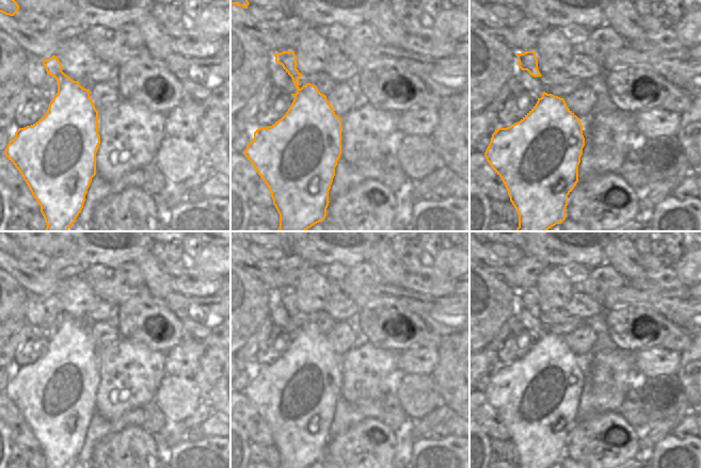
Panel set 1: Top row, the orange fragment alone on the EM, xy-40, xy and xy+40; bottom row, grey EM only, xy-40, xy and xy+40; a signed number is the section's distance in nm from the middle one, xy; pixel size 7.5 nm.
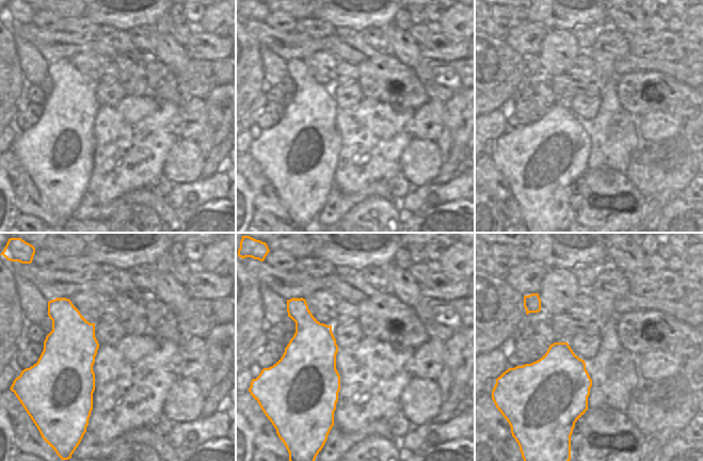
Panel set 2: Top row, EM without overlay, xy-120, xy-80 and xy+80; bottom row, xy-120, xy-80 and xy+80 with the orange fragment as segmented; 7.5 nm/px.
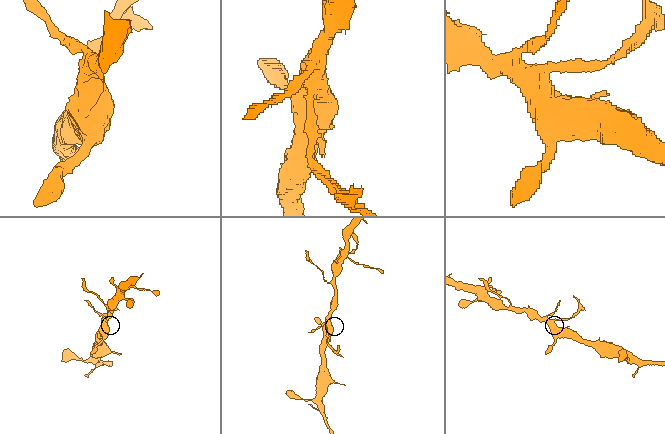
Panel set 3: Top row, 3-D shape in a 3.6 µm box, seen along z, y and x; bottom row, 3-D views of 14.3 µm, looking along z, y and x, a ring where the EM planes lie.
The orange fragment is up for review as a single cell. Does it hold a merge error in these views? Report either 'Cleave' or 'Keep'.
Cleave

